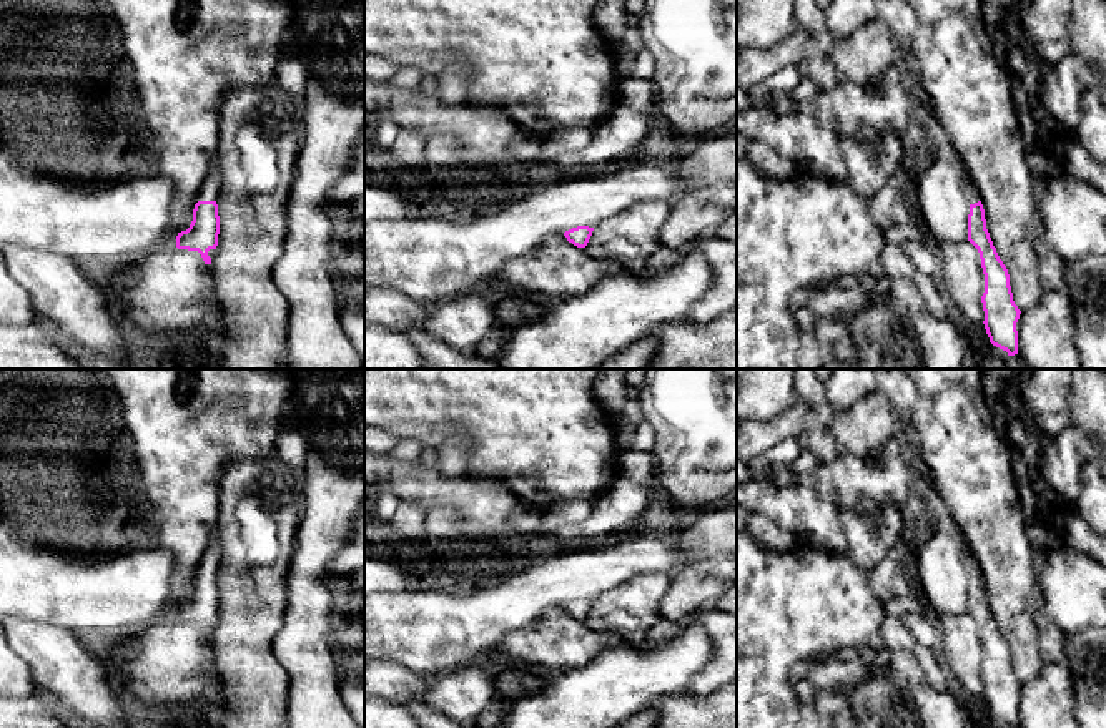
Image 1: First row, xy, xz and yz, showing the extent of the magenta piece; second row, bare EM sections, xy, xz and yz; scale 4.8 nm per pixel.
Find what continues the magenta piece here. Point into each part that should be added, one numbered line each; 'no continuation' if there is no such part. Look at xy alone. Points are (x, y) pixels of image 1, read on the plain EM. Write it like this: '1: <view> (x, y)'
1: xy (210, 564)

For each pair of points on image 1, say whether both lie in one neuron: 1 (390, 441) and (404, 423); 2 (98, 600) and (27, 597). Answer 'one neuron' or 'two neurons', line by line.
1: two neurons
2: one neuron

